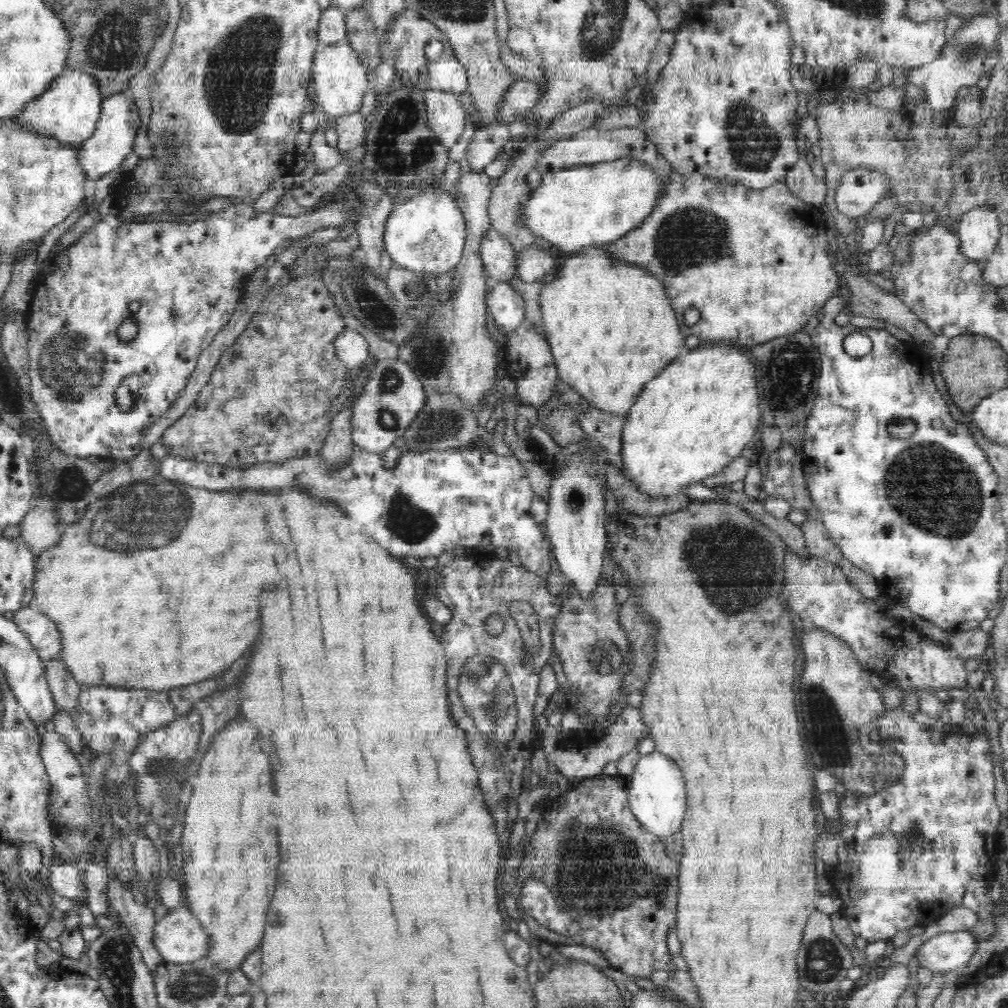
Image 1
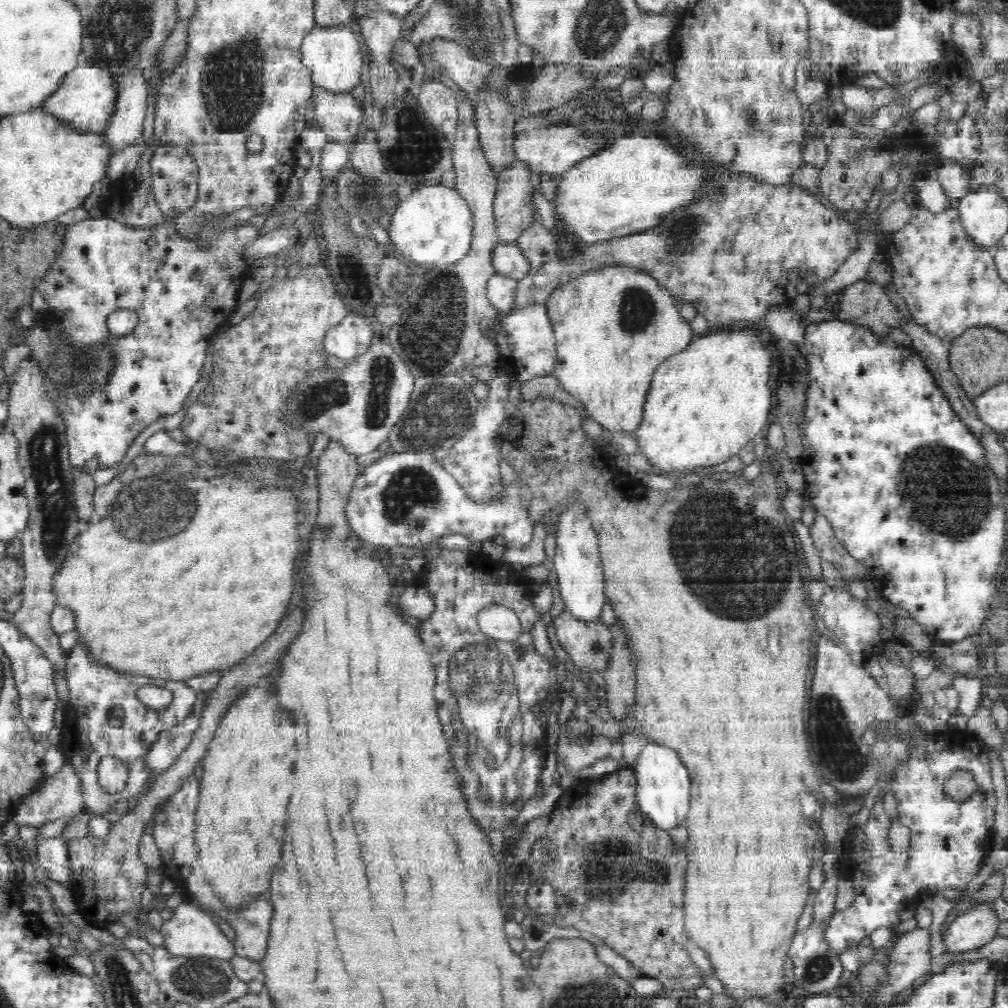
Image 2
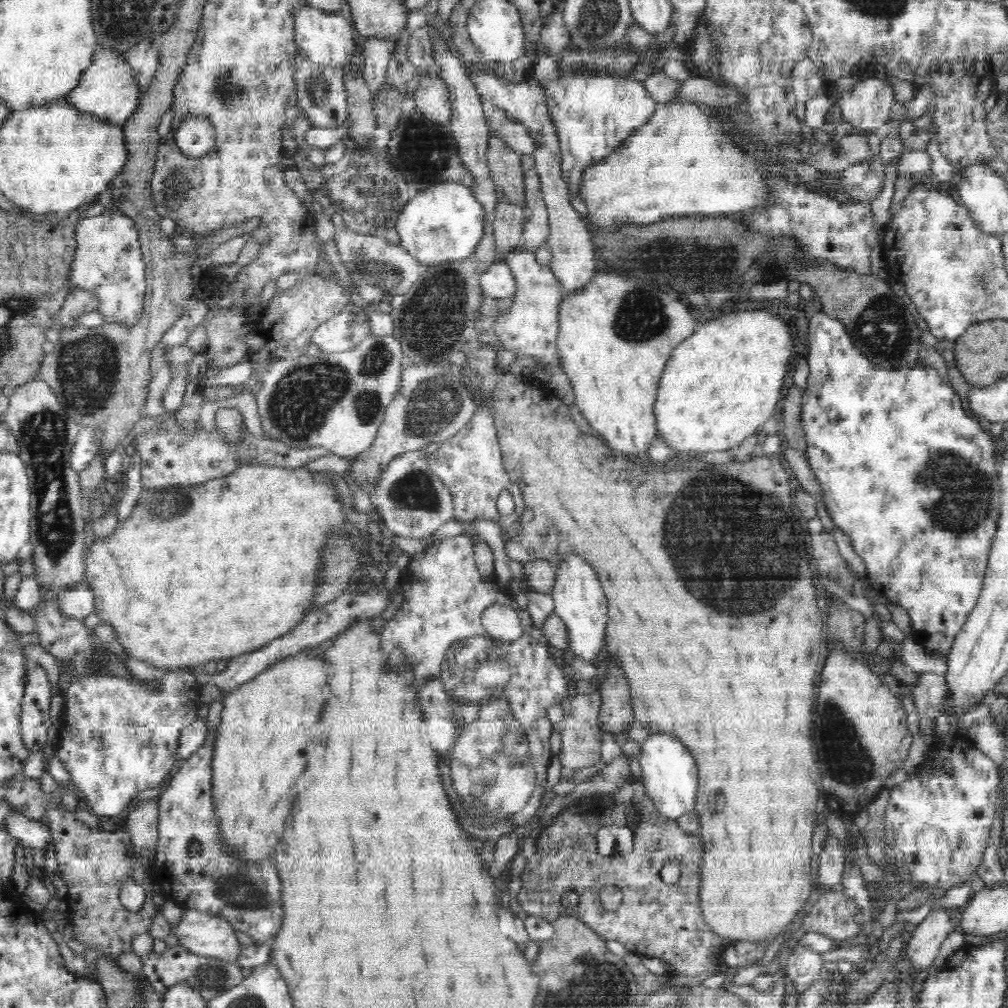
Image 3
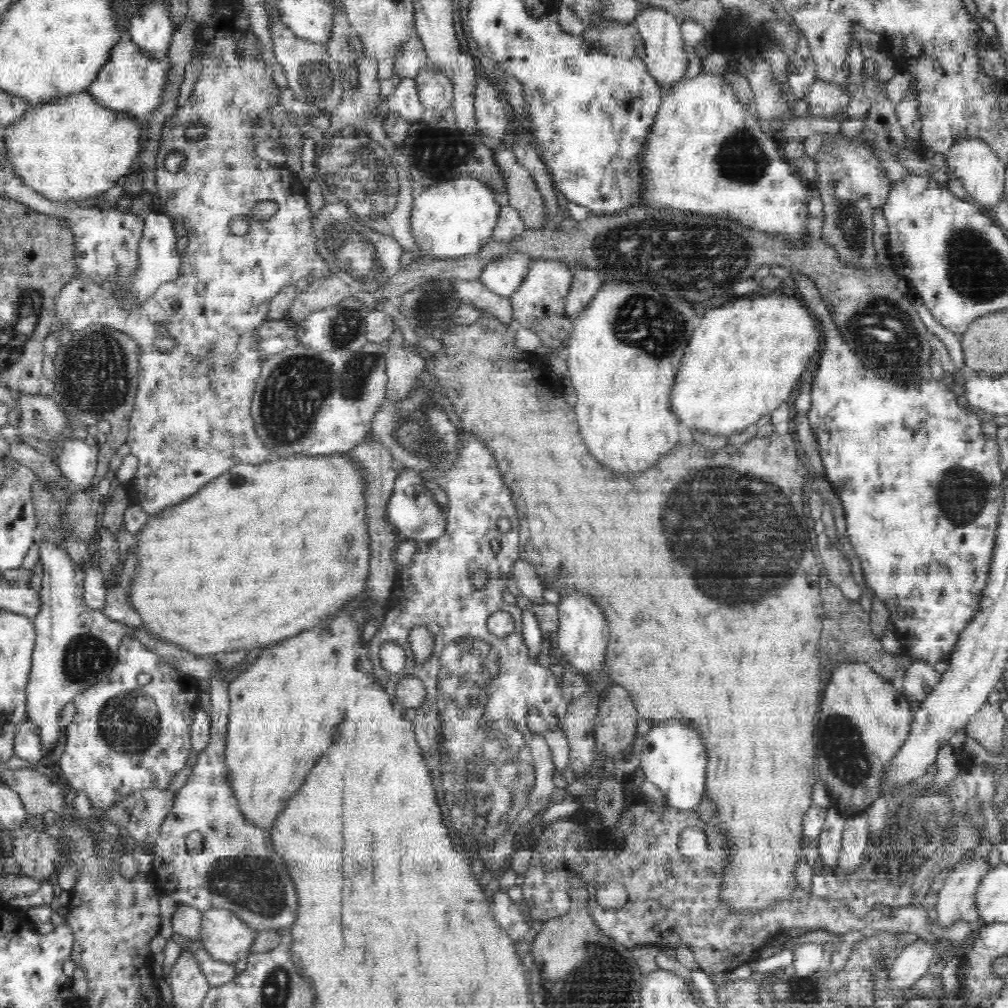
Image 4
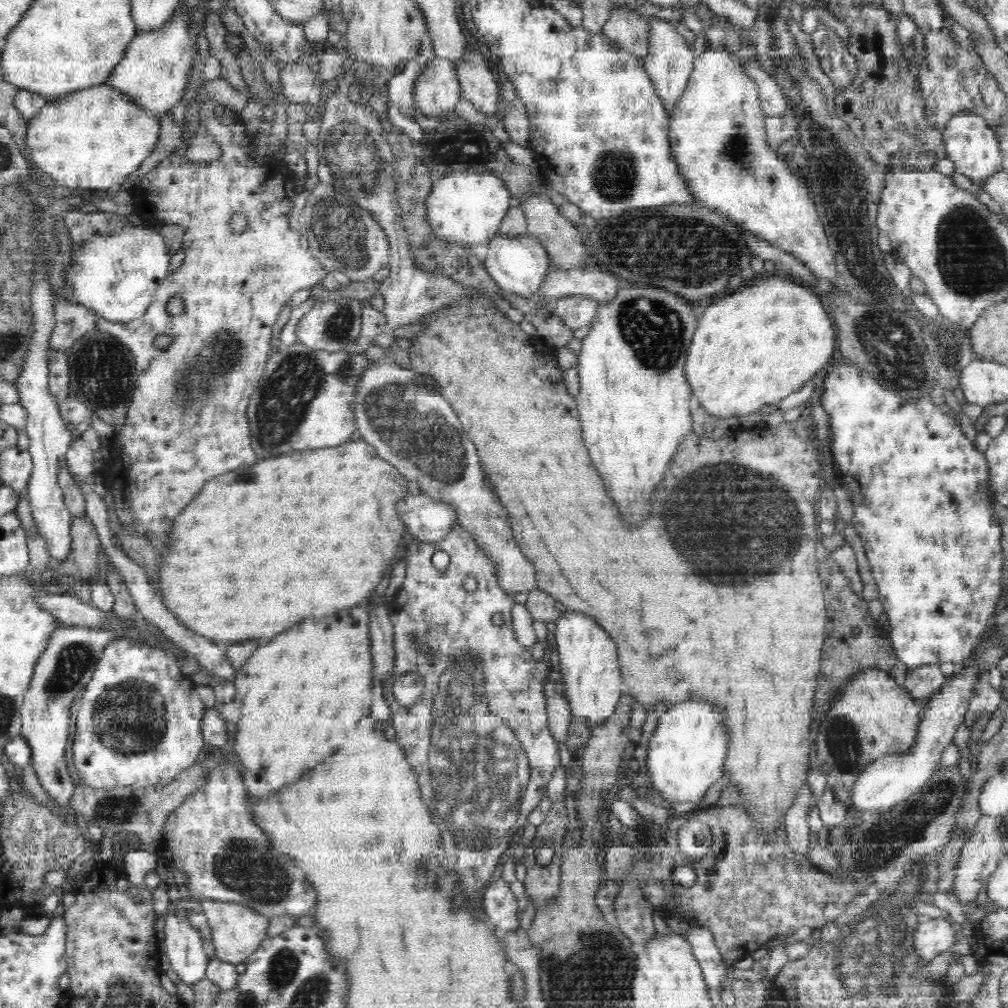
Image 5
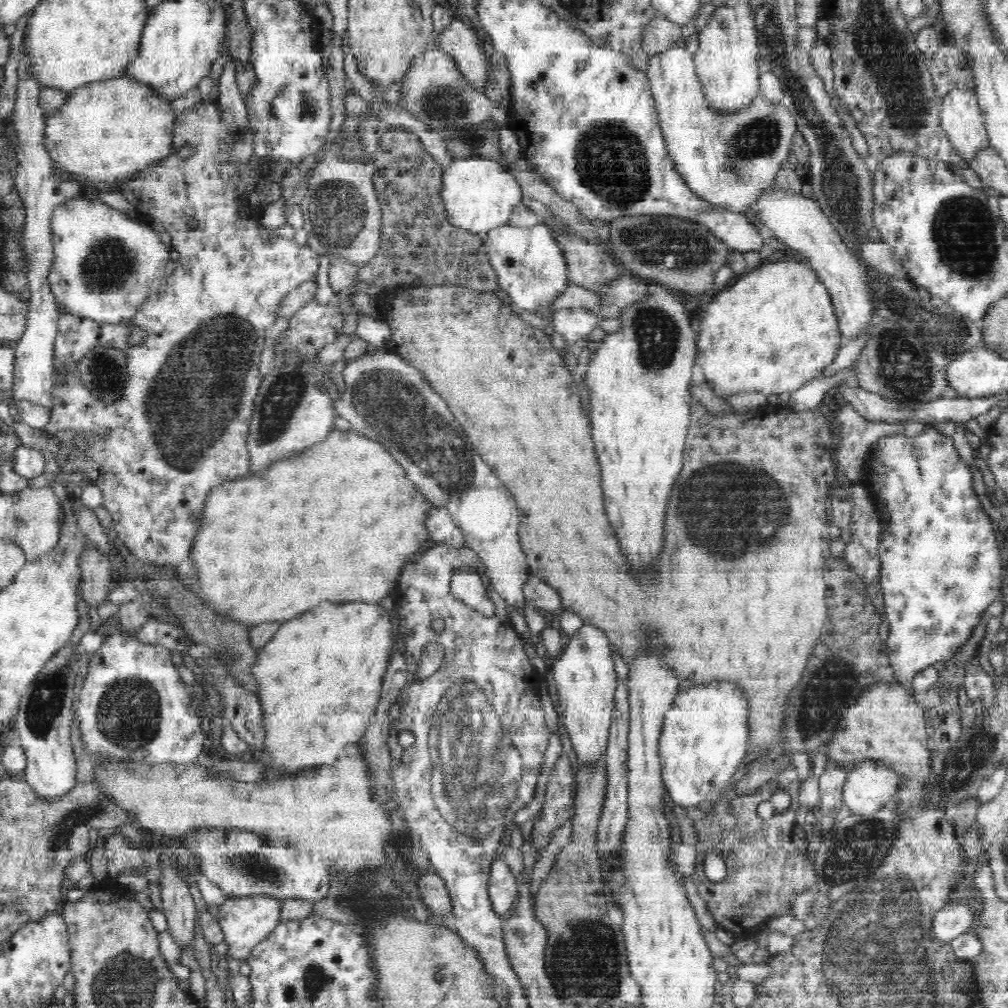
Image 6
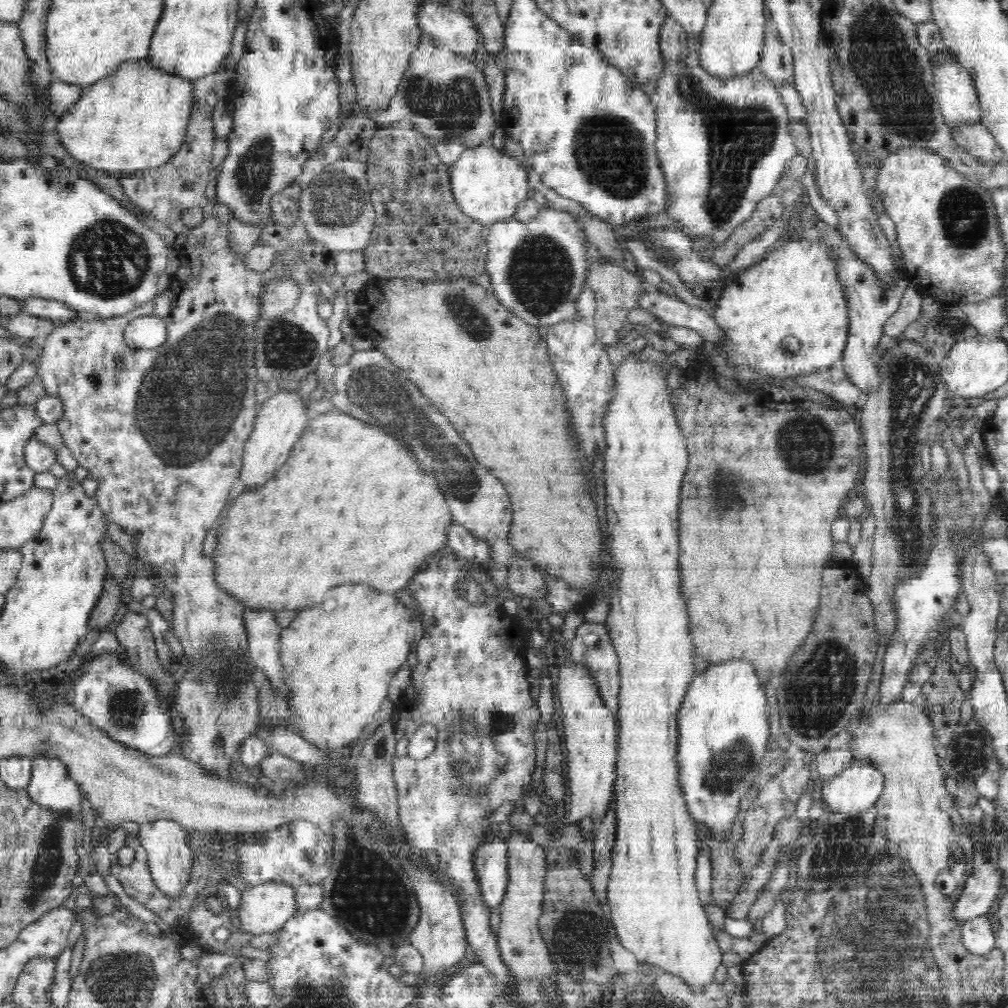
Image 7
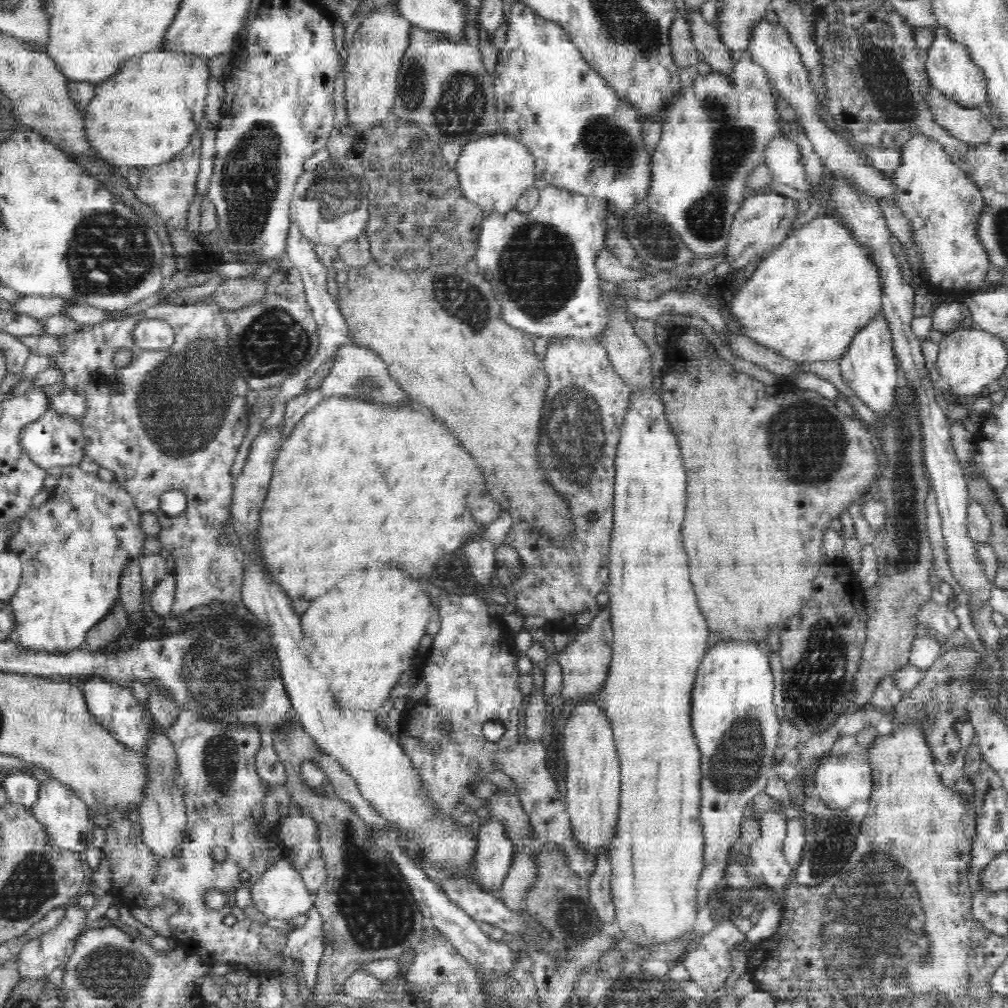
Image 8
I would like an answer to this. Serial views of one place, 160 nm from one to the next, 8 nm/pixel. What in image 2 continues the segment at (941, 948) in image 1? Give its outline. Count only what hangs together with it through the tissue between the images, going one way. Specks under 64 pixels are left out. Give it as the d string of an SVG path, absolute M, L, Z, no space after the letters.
M988 902L976 904L950 923L942 942L950 954L976 950L994 938L998 925L998 916Z

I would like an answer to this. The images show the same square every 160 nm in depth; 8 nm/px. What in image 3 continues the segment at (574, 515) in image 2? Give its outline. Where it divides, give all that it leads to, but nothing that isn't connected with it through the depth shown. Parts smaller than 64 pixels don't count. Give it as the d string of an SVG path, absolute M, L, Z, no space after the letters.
M568 556L556 568L553 589L550 594L555 604L554 612L566 624L567 638L570 639L568 648L575 656L593 663L600 649L605 646L605 630L609 619L606 597L602 583L598 582L598 574L582 556Z

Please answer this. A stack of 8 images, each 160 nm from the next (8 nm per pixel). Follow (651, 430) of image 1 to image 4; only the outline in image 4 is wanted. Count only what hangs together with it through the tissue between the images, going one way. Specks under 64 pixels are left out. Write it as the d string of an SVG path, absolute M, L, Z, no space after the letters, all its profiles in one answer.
M758 296L728 302L720 308L709 310L701 317L700 324L694 329L685 351L680 370L672 390L672 409L674 416L686 428L703 431L712 436L732 436L746 430L768 412L776 410L791 398L794 386L800 382L800 374L810 364L810 358L820 348L820 328L796 298L788 296Z

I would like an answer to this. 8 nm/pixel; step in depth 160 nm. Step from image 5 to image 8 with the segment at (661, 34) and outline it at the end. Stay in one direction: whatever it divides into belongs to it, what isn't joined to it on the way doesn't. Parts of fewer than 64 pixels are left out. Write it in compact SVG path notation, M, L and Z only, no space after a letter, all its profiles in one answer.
M747 49L742 52L742 60L734 65L732 74L720 75L712 71L707 76L699 75L690 88L682 88L681 94L673 100L660 140L651 155L650 190L646 200L649 208L663 216L687 244L695 259L712 260L725 252L734 214L742 208L742 200L748 192L748 176L754 168L766 165L764 148L781 132L776 111L778 95L766 71L754 62Z

